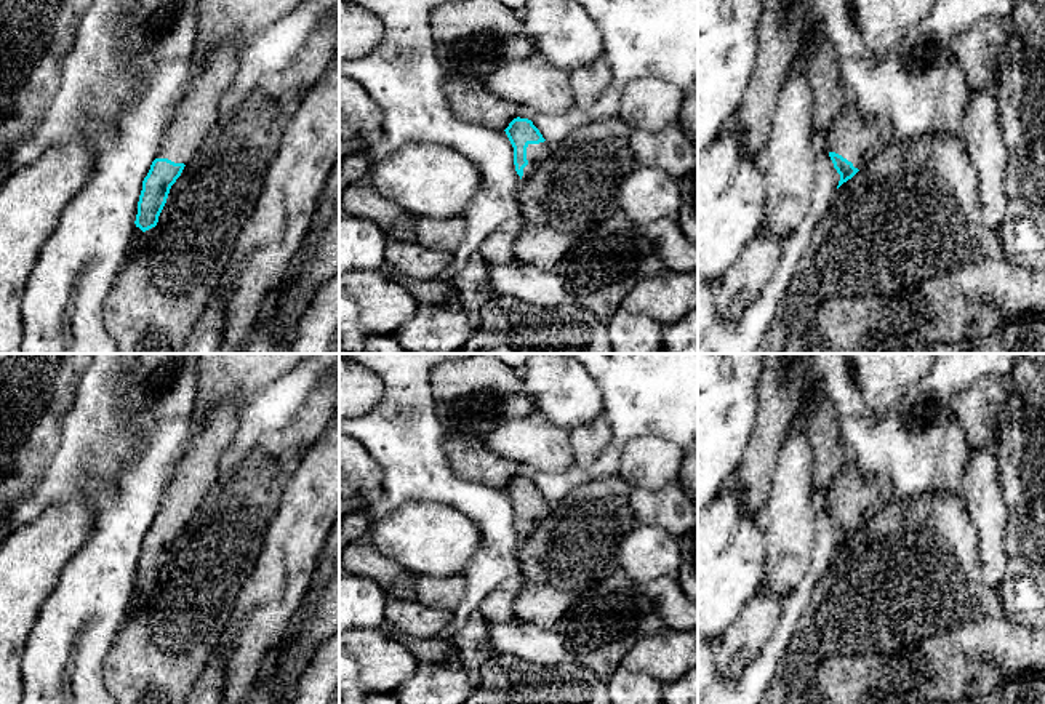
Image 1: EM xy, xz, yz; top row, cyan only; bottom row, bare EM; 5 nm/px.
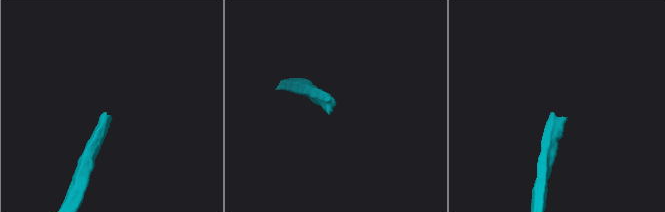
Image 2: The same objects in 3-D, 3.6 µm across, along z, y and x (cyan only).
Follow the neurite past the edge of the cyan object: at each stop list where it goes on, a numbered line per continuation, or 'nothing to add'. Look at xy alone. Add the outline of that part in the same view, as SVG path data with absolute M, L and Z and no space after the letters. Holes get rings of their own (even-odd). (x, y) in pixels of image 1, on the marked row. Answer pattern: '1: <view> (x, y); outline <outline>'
1: xy (197, 116); outline M222 43L210 54L176 107L155 158L186 165L219 126L218 104L237 77L242 48L238 43Z

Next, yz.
1: yz (858, 140); outline M847 104L824 136L829 152L835 152L863 168L871 158L893 142L893 126L888 118L864 118L859 110Z

